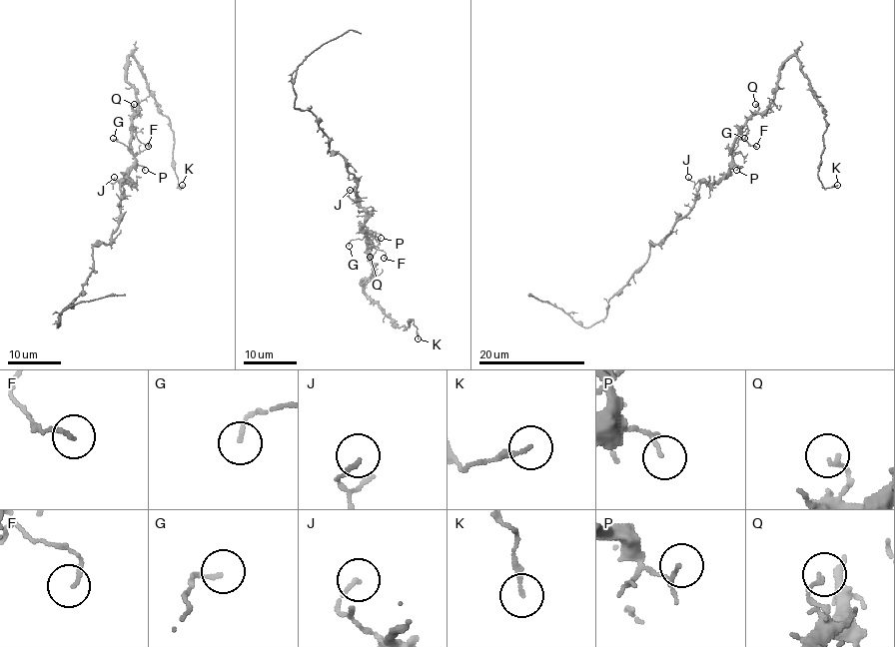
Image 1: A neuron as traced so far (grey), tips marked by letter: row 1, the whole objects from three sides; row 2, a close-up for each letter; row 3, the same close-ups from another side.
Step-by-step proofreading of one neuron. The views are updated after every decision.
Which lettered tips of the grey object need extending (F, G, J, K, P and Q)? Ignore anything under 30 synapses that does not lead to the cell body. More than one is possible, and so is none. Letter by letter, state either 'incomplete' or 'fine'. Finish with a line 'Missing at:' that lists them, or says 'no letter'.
F: fine
G: fine
J: fine
K: fine
P: fine
Q: fine
Missing at: no letter

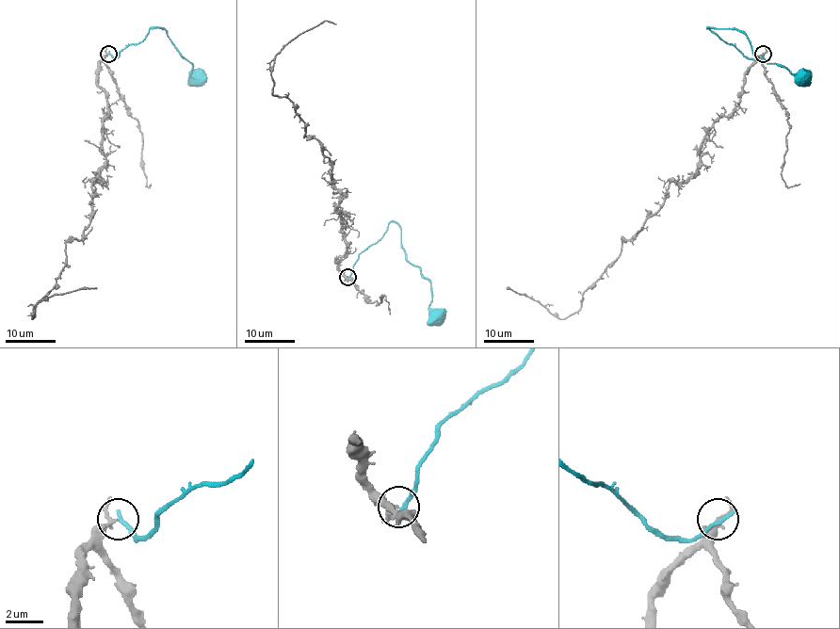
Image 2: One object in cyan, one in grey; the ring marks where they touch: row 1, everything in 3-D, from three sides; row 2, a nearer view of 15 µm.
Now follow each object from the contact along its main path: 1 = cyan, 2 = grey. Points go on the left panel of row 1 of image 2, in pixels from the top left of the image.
1: (108, 54), (114, 58), (152, 27), (162, 28), (199, 79)
2: (108, 54), (97, 75), (107, 109), (92, 217), (66, 243), (66, 266), (32, 319), (47, 298), (96, 289)

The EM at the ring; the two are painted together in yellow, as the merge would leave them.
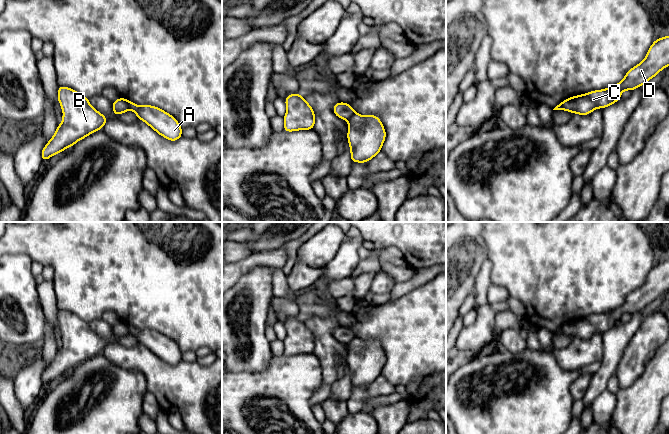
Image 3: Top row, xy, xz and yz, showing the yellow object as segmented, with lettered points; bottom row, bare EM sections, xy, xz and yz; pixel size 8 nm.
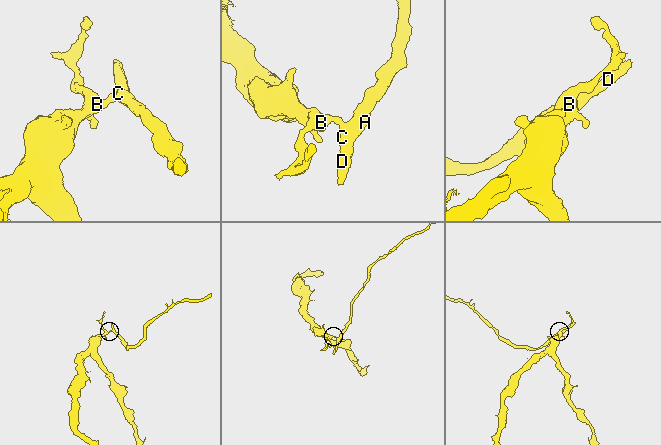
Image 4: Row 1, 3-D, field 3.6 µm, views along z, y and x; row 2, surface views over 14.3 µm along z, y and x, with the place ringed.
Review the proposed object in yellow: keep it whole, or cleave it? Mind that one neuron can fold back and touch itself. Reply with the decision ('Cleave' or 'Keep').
Cleave

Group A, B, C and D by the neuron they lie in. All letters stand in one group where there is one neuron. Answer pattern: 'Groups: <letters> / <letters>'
Groups: A C D / B

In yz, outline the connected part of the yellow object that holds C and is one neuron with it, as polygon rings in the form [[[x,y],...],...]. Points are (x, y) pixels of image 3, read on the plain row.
[[[669,260],[656,263],[650,270],[647,280],[631,292],[618,308],[603,314],[570,321],[562,326],[563,333],[580,339],[588,339],[594,333],[606,332],[620,324],[623,314],[634,315],[644,309],[662,293],[669,289]]]

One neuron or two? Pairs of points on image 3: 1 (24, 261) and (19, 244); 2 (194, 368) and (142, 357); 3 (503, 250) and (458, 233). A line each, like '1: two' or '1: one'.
1: two
2: one
3: two

